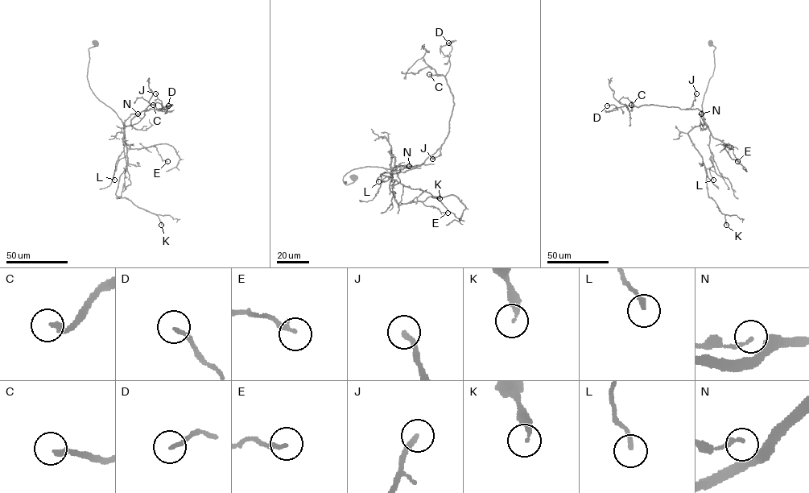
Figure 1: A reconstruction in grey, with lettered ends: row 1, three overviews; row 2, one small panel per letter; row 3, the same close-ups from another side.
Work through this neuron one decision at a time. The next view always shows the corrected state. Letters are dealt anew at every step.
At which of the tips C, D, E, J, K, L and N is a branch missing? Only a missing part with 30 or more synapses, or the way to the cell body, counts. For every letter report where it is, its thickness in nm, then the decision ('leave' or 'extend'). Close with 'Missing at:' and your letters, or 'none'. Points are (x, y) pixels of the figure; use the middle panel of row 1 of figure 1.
C: place (429, 74); calibre 240 nm; extend
D: place (448, 43); calibre 160 nm; leave
E: place (447, 213); calibre 200 nm; leave
J: place (432, 159); calibre 240 nm; extend
K: place (439, 198); calibre 280 nm; leave
L: place (378, 181); calibre 200 nm; leave
N: place (409, 166); calibre 140 nm; leave
Missing at: C, J

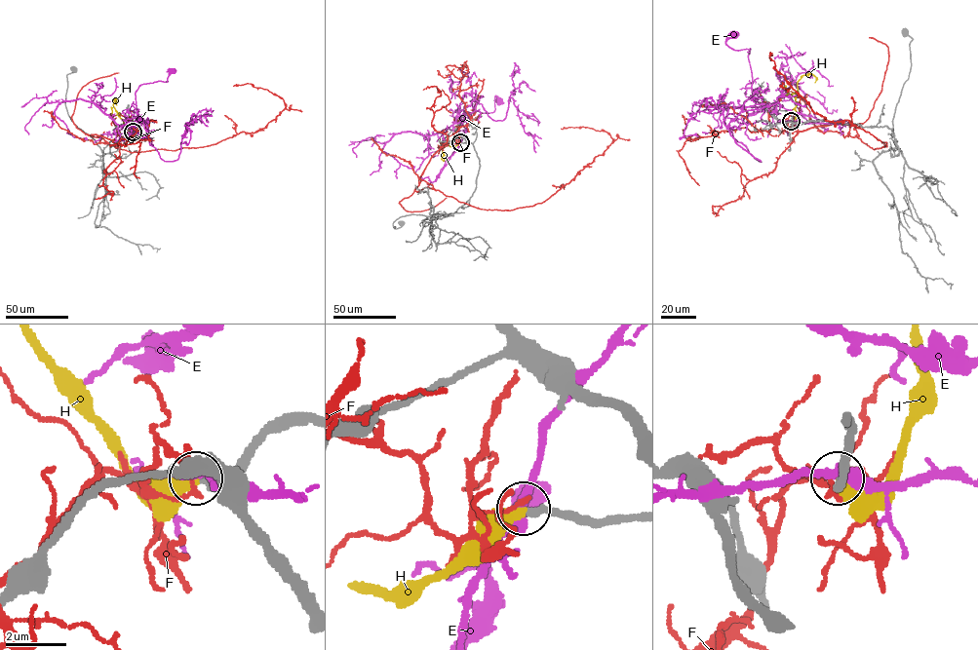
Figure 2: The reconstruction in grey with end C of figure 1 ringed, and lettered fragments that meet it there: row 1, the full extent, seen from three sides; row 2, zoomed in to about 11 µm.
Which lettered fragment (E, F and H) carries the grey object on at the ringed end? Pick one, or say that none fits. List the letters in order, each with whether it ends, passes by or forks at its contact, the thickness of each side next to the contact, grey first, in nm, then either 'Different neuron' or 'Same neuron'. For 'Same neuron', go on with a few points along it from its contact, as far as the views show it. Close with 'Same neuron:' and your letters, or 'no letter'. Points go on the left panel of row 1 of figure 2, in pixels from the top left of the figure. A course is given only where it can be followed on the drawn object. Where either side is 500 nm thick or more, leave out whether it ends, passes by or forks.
E: It passes by. Thickness 240 nm (grey) against 400 nm. Different neuron
F: It ends there. Thickness 240 nm (grey) against 150 nm. Different neuron
H: It ends there. Thickness 240 nm (grey) against 420 nm. Same neuron. Its course: (133, 132), (114, 108), (115, 98), (116, 105)
Same neuron: H

